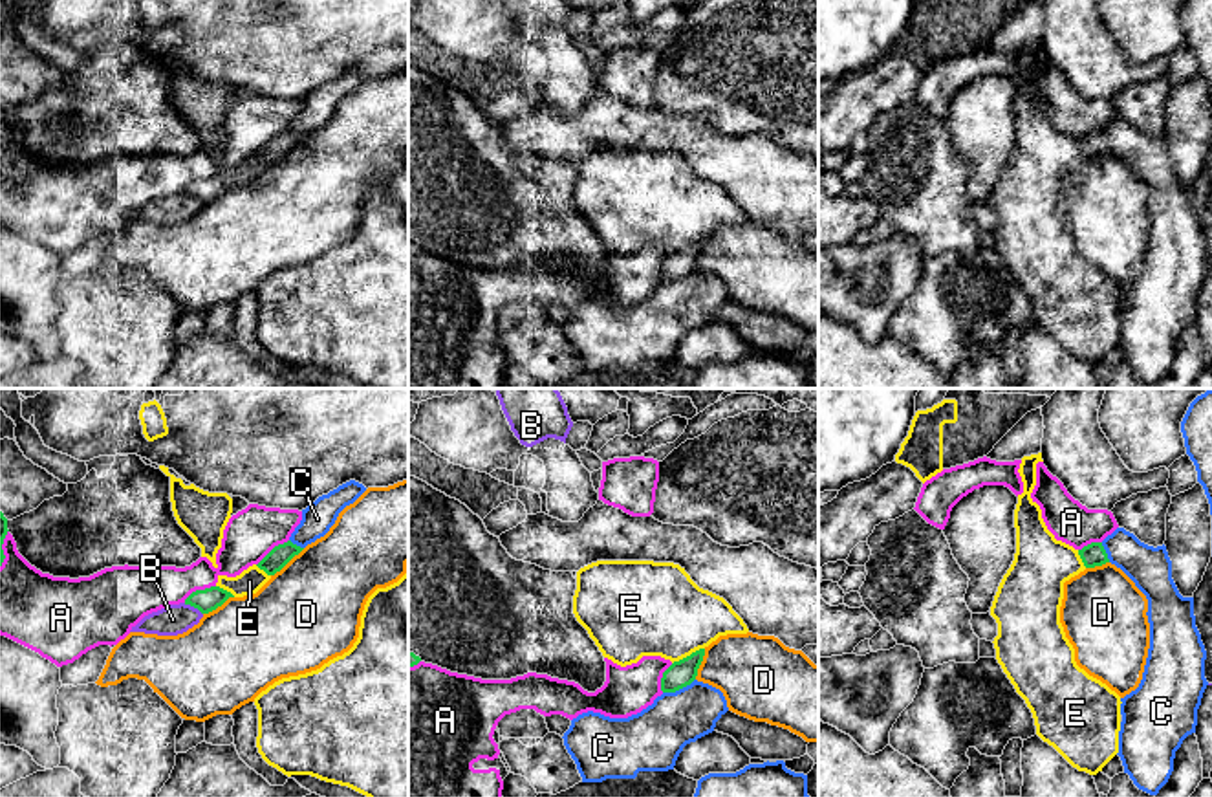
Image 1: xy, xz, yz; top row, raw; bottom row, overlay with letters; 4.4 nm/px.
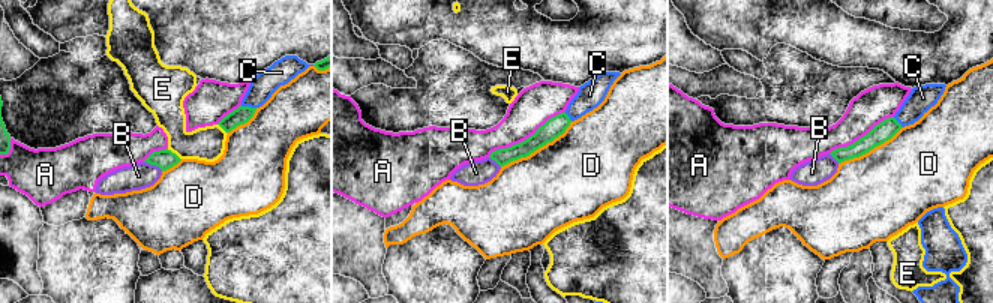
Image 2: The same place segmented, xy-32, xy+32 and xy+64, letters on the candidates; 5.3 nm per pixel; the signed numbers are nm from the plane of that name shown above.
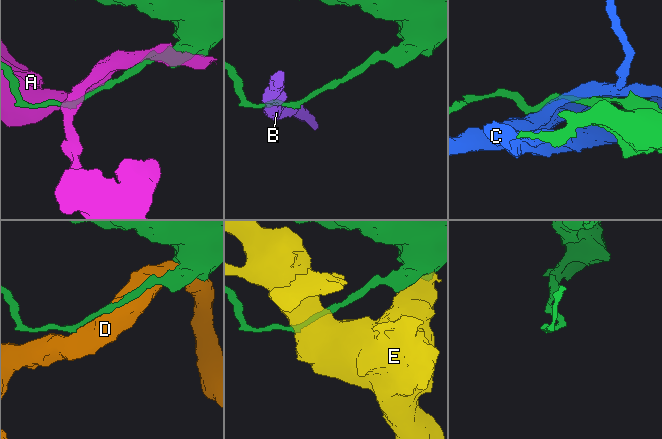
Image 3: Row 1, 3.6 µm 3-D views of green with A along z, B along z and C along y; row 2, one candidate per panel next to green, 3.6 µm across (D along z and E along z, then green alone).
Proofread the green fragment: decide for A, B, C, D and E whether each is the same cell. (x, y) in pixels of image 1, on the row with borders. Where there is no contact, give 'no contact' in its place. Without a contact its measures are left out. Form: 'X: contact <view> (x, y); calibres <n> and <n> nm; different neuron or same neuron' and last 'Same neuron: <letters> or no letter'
A: contact xy (198, 590); calibres 100 and 220 nm; different neuron
B: contact xy (193, 605); calibres 100 and 130 nm; different neuron
C: contact xz (678, 689); calibres 120 and 260 nm; different neuron
D: contact xy (288, 561); calibres 90 and 460 nm; different neuron
E: contact xz (687, 656); calibres 120 and 400 nm; different neuron
Same neuron: no letter

